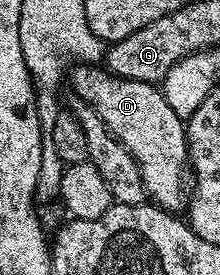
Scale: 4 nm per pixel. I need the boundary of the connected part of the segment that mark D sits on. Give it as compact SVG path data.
M82 62L77 65L74 73L69 73L68 84L74 87L76 95L82 99L83 105L94 109L94 113L102 119L106 129L114 135L132 154L137 162L142 175L142 181L146 187L146 195L158 207L168 212L177 213L178 207L185 205L188 200L188 157L186 155L186 126L183 117L168 106L161 87L140 82L139 80L125 80L115 76L113 72L102 66L95 66L90 62Z

